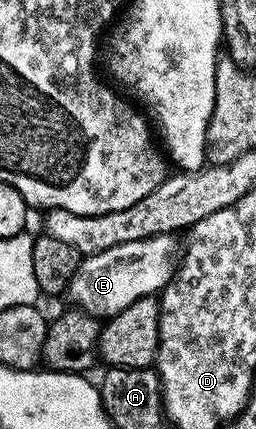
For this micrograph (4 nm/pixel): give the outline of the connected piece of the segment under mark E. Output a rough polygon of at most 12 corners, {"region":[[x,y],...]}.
{"region":[[173,235],[82,258],[67,295],[101,321],[173,278]]}

